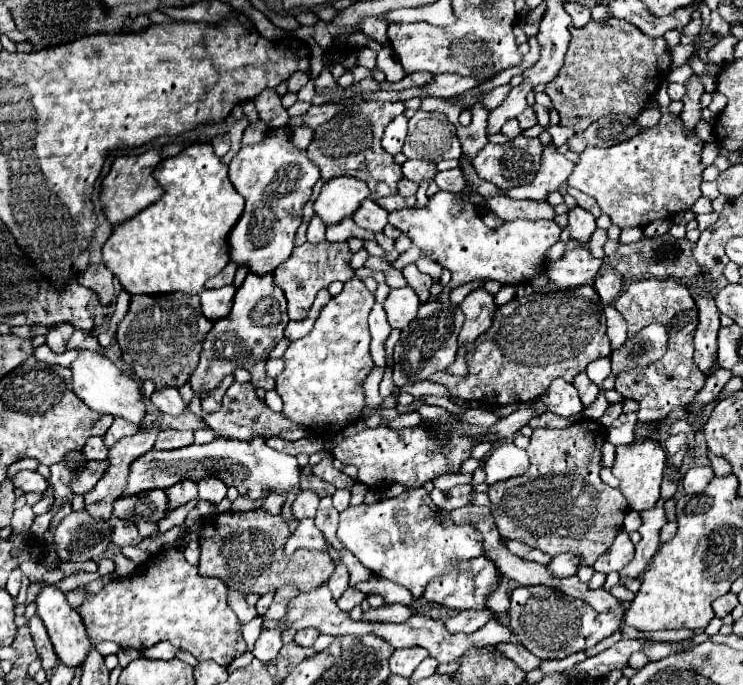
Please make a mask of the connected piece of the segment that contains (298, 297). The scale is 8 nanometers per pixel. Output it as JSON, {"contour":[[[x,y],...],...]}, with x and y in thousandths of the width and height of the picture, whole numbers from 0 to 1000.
{"contour":[[[433,352],[428,358],[420,355],[409,355],[404,361],[396,361],[393,375],[388,375],[388,381],[382,381],[382,387],[377,387],[371,393],[369,401],[369,413],[382,425],[385,436],[388,436],[388,463],[396,469],[406,469],[415,463],[415,454],[425,436],[425,428],[436,419],[441,419],[447,410],[460,410],[466,413],[468,407],[474,407],[479,401],[479,396],[471,390],[471,378],[474,378],[474,366],[468,361],[468,355],[444,355],[444,352]]]}

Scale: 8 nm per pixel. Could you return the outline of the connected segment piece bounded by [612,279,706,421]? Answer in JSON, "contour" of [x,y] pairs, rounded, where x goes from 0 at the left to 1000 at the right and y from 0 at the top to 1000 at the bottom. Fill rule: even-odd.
{"contour":[[[859,407],[851,410],[824,445],[843,466],[848,495],[856,492],[861,480],[878,472],[888,472],[899,480],[896,518],[869,536],[832,545],[826,565],[840,582],[853,582],[861,591],[859,615],[891,615],[907,594],[926,591],[950,556],[950,547],[942,545],[939,533],[931,524],[931,495],[939,474],[939,451],[934,445],[934,436],[923,416],[907,407]]]}

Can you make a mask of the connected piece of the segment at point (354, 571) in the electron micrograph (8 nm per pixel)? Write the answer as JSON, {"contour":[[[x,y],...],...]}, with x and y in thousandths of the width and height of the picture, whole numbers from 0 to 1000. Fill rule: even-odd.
{"contour":[[[460,801],[460,804],[458,804],[458,819],[460,819],[460,822],[468,828],[468,834],[471,834],[471,854],[476,854],[476,851],[482,851],[482,848],[493,848],[493,845],[501,842],[501,834],[495,834],[471,804]]]}

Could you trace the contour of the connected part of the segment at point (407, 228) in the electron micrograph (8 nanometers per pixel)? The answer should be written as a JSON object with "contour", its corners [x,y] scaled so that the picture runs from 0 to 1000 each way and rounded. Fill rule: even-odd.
{"contour":[[[590,279],[571,305],[528,308],[522,326],[546,340],[576,375],[606,393],[608,407],[590,431],[590,439],[603,439],[608,422],[633,410],[662,407],[673,416],[700,416],[724,407],[735,396],[735,366],[754,349],[756,337],[743,320],[694,320],[681,323],[673,334],[659,334],[651,328],[641,299],[603,279]],[[608,299],[622,299],[616,317],[608,314]]]}

